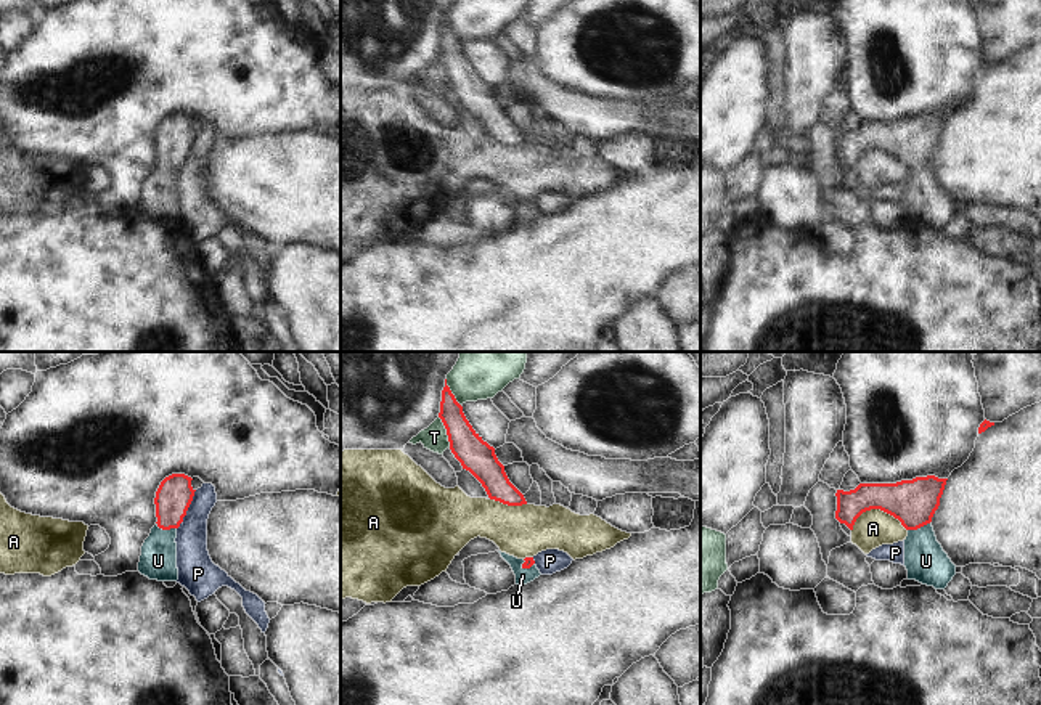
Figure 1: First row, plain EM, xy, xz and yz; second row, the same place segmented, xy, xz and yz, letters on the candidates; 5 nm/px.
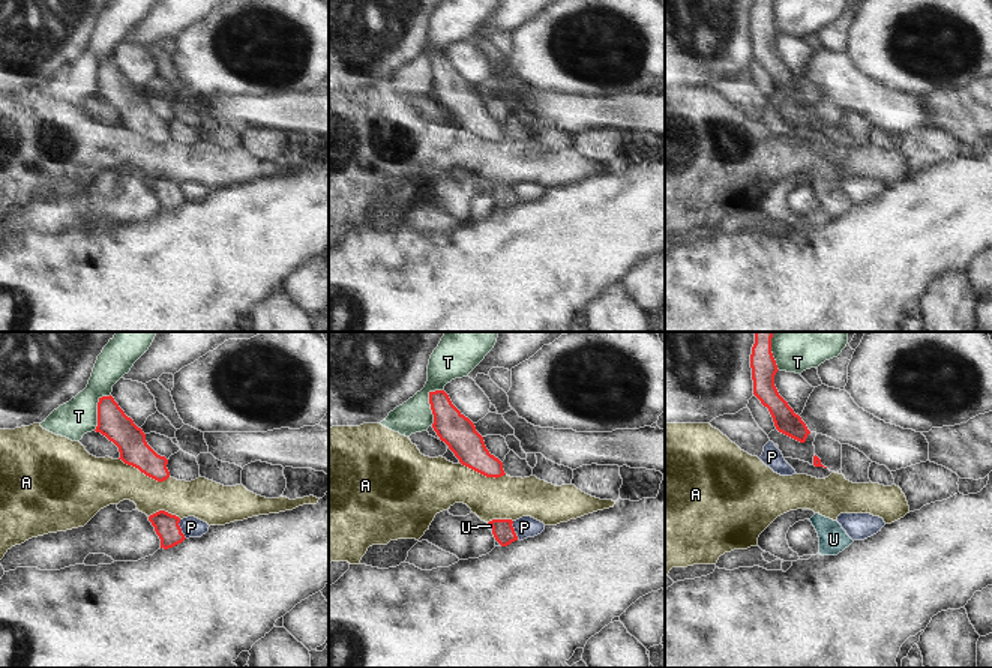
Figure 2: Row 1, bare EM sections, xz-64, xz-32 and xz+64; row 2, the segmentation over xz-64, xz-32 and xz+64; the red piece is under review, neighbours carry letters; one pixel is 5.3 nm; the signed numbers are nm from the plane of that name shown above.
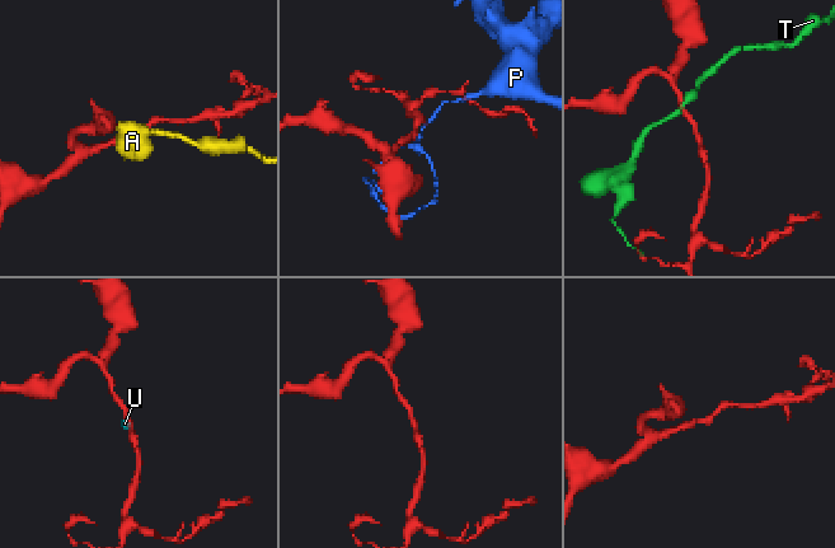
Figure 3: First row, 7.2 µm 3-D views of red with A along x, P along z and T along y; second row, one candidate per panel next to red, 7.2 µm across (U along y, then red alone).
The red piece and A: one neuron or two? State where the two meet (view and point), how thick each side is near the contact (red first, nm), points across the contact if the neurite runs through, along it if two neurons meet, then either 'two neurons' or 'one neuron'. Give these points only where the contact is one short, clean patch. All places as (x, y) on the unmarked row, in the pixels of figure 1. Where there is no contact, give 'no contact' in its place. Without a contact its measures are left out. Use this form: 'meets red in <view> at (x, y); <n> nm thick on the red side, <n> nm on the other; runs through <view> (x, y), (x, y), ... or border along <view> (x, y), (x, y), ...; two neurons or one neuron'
meets red in yz at (879, 148); 220 nm thick on the red side, 190 nm on the other; border along yz (852, 166), (863, 153), (882, 150), (892, 154), (906, 171); two neurons

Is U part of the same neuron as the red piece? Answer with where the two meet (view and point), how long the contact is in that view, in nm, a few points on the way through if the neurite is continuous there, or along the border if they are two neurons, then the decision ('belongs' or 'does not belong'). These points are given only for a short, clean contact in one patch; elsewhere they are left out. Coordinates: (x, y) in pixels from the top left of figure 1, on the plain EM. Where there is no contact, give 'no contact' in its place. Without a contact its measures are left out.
xy (166, 169) | 110 nm | across xy (175, 134), (166, 169), (158, 201) | belongs

